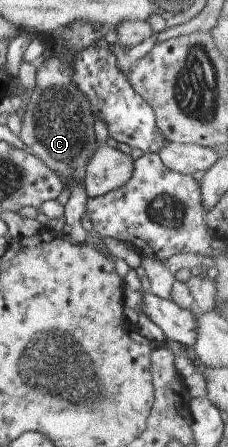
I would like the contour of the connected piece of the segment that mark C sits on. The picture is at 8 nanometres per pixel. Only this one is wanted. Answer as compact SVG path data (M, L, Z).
M72 21L59 29L62 29L62 41L66 43L68 49L62 55L50 55L48 59L43 57L37 62L34 89L28 97L28 103L24 105L18 136L32 151L32 155L57 174L62 180L63 187L70 191L68 181L76 179L78 183L83 183L86 163L98 149L92 127L94 124L92 109L84 93L72 81L70 57L76 51L82 51L88 45L96 43L98 39L104 40L106 30L96 29L94 25L82 21Z

